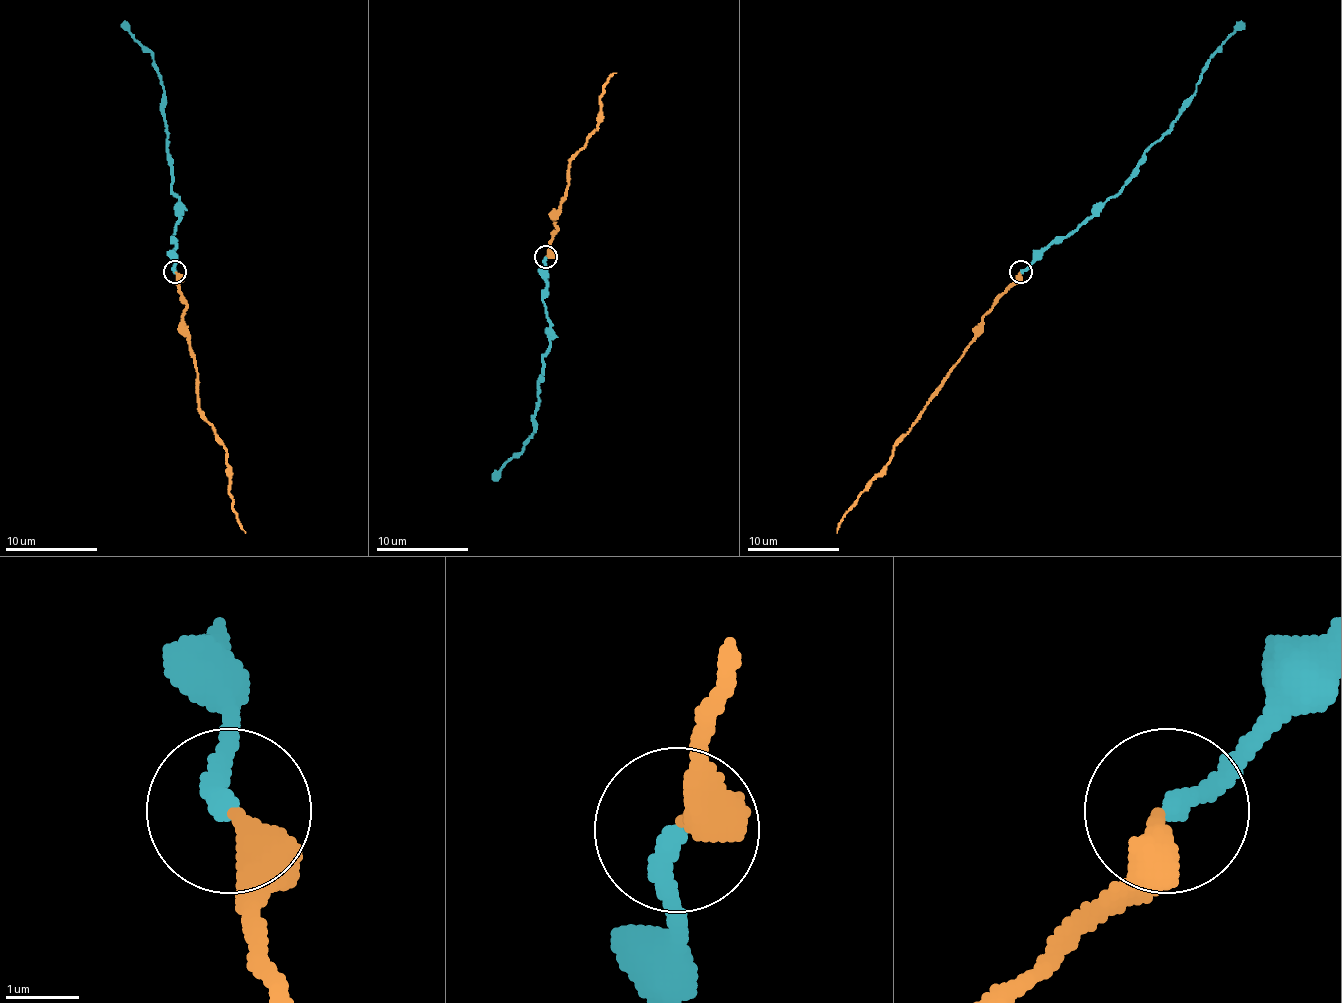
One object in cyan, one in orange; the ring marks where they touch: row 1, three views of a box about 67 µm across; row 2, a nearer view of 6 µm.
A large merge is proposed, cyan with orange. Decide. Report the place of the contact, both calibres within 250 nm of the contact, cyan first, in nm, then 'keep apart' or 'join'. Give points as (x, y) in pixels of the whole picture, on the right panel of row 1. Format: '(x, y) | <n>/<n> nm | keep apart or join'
(1020, 272) | 280/400 nm | join

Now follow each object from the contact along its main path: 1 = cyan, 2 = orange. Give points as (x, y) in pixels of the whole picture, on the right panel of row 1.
1: (1021, 271), (1051, 244), (1069, 237), (1120, 191), (1138, 161), (1170, 127), (1195, 90), (1207, 60), (1241, 21)
2: (1019, 271), (1019, 278), (991, 306), (980, 333), (892, 450), (886, 469), (846, 512), (837, 533)

